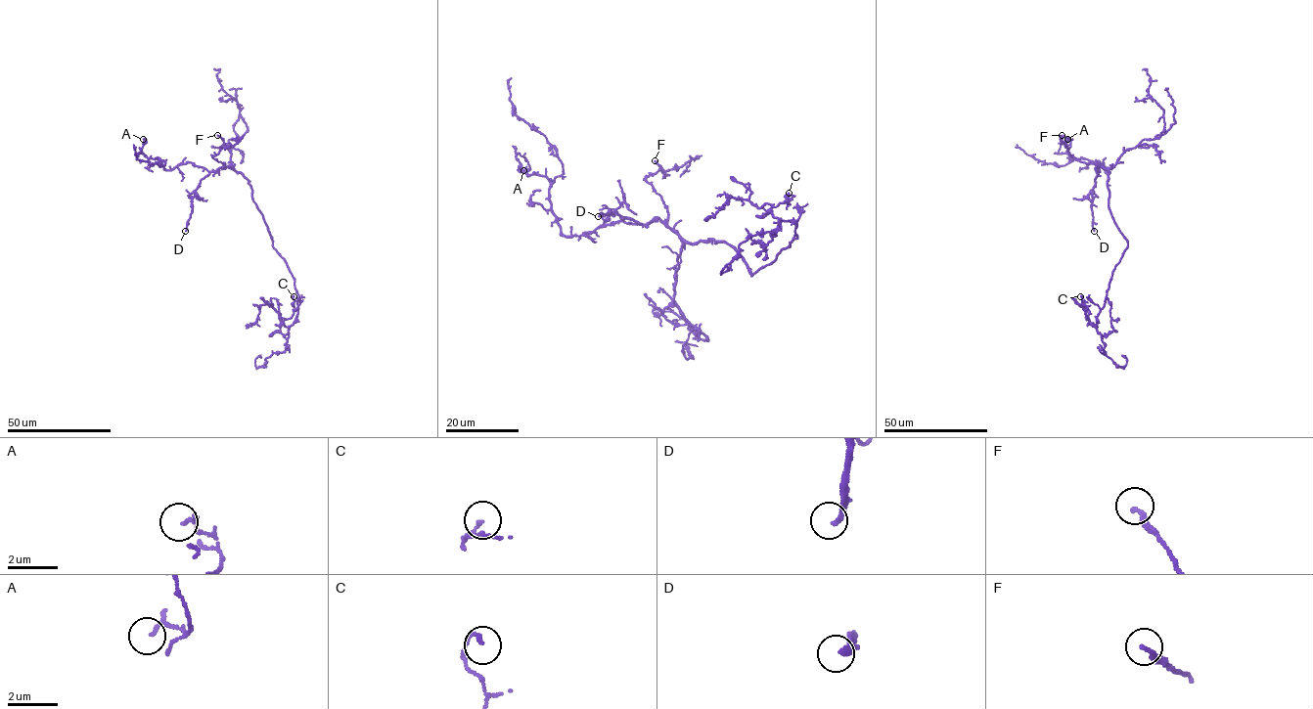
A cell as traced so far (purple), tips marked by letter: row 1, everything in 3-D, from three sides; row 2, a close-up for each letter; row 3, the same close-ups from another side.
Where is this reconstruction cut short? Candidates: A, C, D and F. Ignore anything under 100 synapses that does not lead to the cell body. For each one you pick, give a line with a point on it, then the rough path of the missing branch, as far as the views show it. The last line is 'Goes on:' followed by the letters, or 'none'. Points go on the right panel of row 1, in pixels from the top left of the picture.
D: Place: (1094, 231). Course of what is missing: (1094, 231), (1088, 246), (1059, 265), (1030, 243), (990, 220), (991, 214), (993, 217)
Goes on: D

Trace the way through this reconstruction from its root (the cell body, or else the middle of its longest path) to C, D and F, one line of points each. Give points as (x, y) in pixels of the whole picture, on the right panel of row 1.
C: (1109, 202), (1113, 221), (1128, 246), (1112, 272), (1095, 327), (1086, 318), (1087, 306), (1080, 296)
D: (1109, 202), (1109, 172), (1097, 166), (1098, 174), (1092, 194), (1094, 231)
F: (1109, 202), (1109, 172), (1070, 155), (1067, 150), (1070, 140), (1062, 135)

